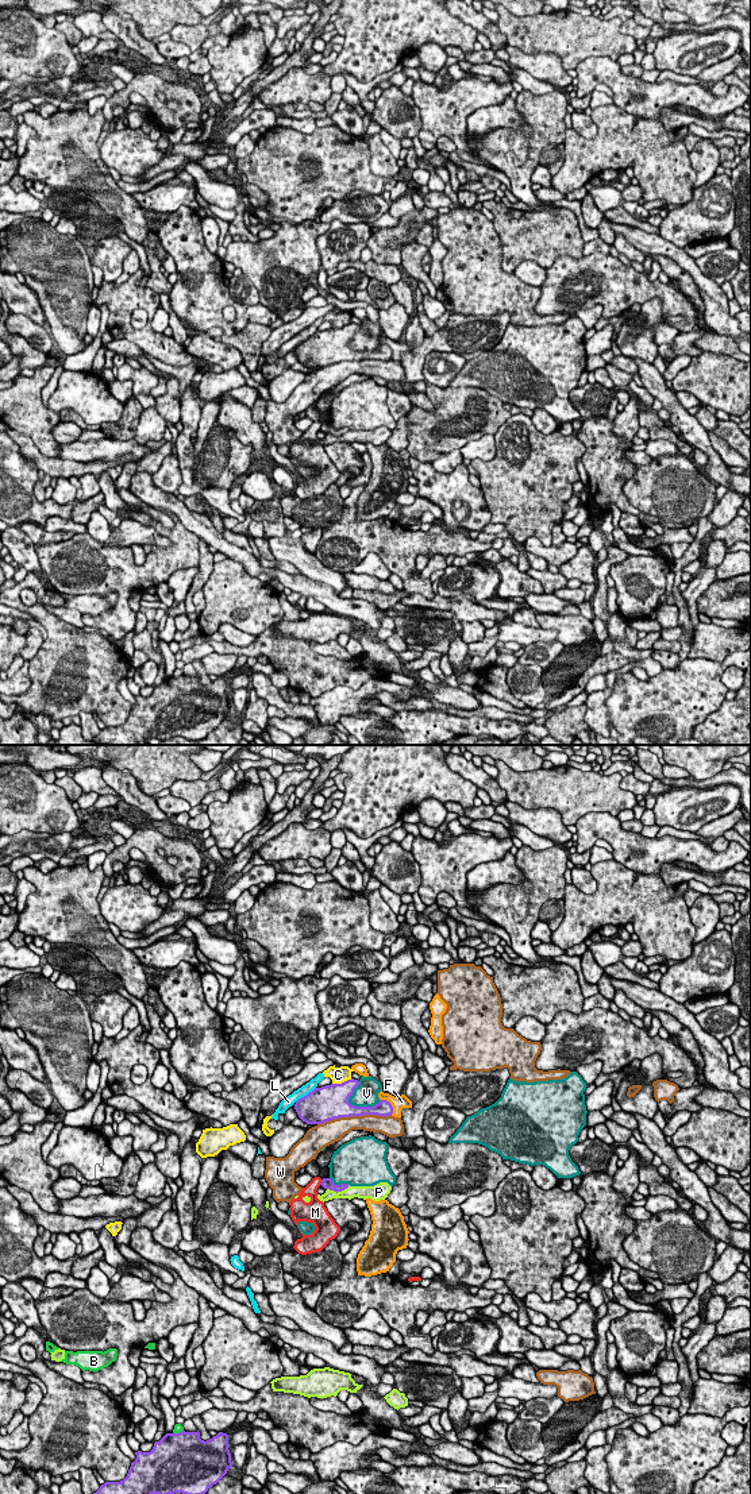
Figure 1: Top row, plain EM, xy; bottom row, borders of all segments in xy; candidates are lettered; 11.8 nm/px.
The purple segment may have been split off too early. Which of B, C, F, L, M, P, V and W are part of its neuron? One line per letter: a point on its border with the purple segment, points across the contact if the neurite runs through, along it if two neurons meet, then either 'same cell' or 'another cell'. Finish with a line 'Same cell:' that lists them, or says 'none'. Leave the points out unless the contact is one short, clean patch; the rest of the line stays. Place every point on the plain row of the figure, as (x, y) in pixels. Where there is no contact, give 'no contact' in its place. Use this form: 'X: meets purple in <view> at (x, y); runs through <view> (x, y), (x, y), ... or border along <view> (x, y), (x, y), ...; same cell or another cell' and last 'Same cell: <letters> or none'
B: meets purple in xy at (153, 737); another cell
C: meets purple in xy at (342, 327); another cell
F: meets purple in xy at (391, 350); another cell
L: meets purple in xy at (304, 340); another cell
M: meets purple in xy at (322, 427); border along xy (322, 424), (319, 428); another cell
P: meets purple in xy at (338, 435); another cell
V: meets purple in xy at (364, 351); another cell
W: meets purple in xy at (354, 359); another cell
Same cell: none

